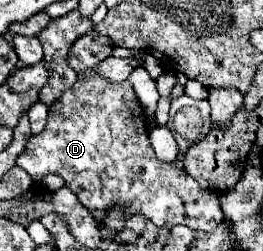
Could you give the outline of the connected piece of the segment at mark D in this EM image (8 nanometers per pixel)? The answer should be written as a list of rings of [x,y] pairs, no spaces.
[[[95,29],[81,35],[73,43],[73,47],[69,49],[69,65],[77,71],[79,81],[49,107],[49,119],[45,129],[37,135],[31,135],[31,139],[25,145],[25,151],[17,157],[17,167],[29,173],[31,179],[41,179],[47,173],[61,175],[67,181],[67,187],[79,197],[79,201],[91,213],[97,213],[99,219],[103,219],[103,213],[111,211],[113,205],[123,205],[127,211],[141,213],[159,227],[171,229],[173,225],[181,223],[195,231],[215,229],[217,223],[221,223],[223,219],[219,195],[215,191],[201,189],[197,181],[191,179],[175,163],[161,163],[155,157],[155,151],[147,139],[143,109],[133,87],[129,83],[109,83],[95,73],[87,73],[87,69],[93,69],[99,61],[109,57],[111,49],[113,43],[107,37],[99,35]]]

